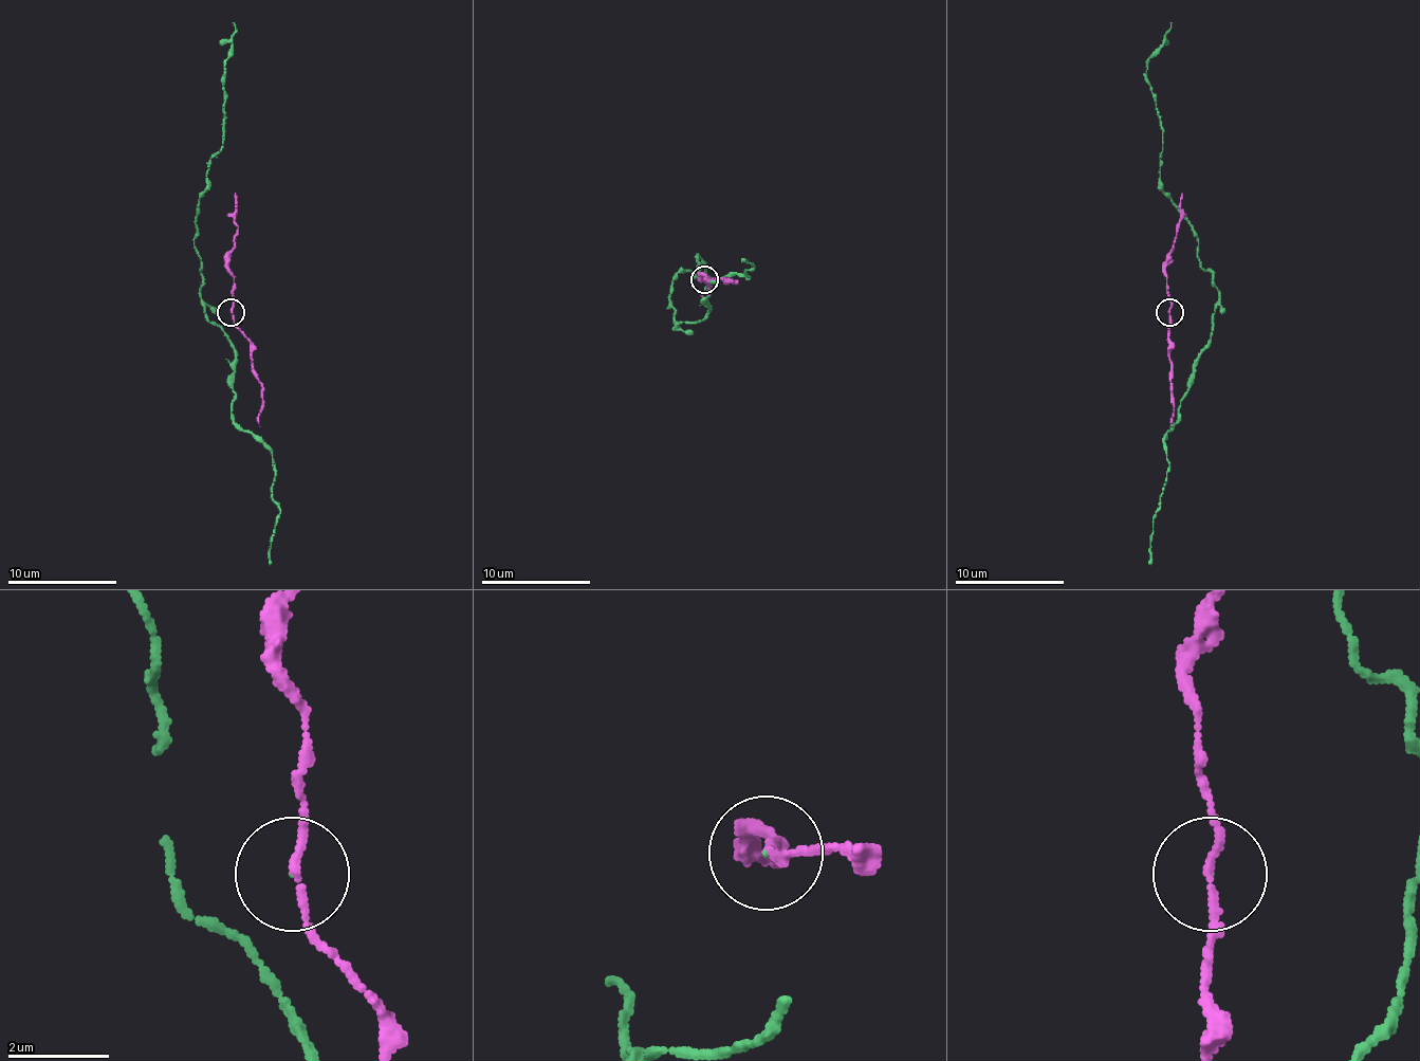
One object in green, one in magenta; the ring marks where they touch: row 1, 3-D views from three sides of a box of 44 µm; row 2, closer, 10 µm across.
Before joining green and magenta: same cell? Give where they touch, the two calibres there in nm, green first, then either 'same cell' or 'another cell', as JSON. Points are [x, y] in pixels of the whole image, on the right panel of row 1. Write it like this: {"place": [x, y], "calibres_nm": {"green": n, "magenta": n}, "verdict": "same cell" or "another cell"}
{"place": [1169, 312], "calibres_nm": {"green": 20, "magenta": 150}, "verdict": "same cell"}

